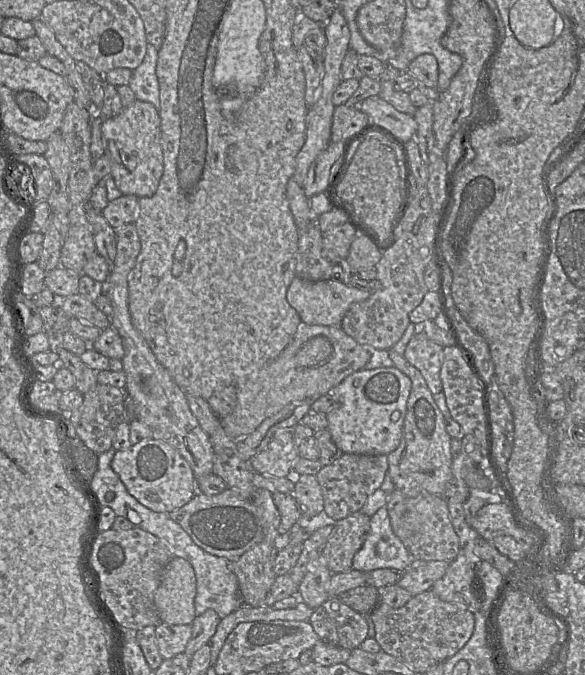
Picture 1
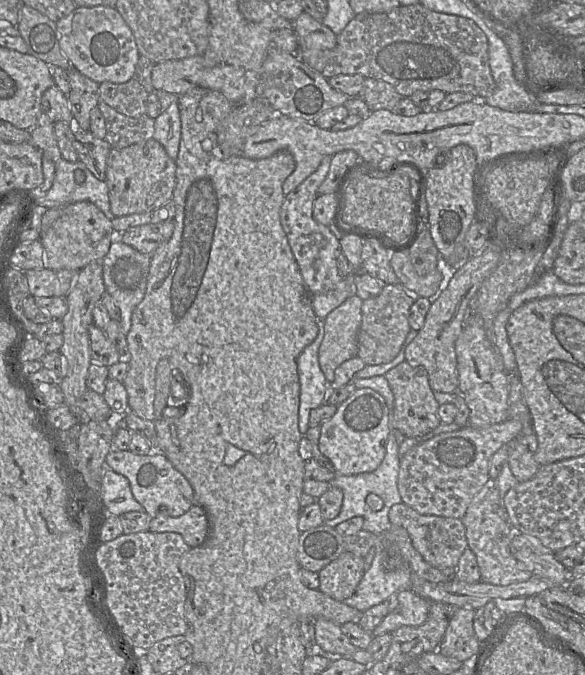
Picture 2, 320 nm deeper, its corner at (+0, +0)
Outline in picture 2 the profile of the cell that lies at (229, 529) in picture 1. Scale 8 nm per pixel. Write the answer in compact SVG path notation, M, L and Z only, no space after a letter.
M194 504L179 517L157 515L149 526L151 532L176 532L190 548L202 545L208 537L208 517L202 506Z

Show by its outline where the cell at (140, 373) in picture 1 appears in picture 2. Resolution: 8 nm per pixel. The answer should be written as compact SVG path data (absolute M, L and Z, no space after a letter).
M173 221L150 223L127 229L120 234L120 239L140 253L151 255L160 245L171 238L173 231Z

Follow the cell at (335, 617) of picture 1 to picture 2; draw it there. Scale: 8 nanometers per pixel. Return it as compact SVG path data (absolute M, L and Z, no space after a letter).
M403 590L396 594L397 606L389 612L381 623L372 631L376 637L392 633L400 626L420 626L428 617L430 601L415 594L411 590Z

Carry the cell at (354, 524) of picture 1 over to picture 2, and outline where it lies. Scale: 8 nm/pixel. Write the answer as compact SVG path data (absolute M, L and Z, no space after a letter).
M351 552L342 553L318 572L319 590L344 602L354 594L364 573L364 558Z

